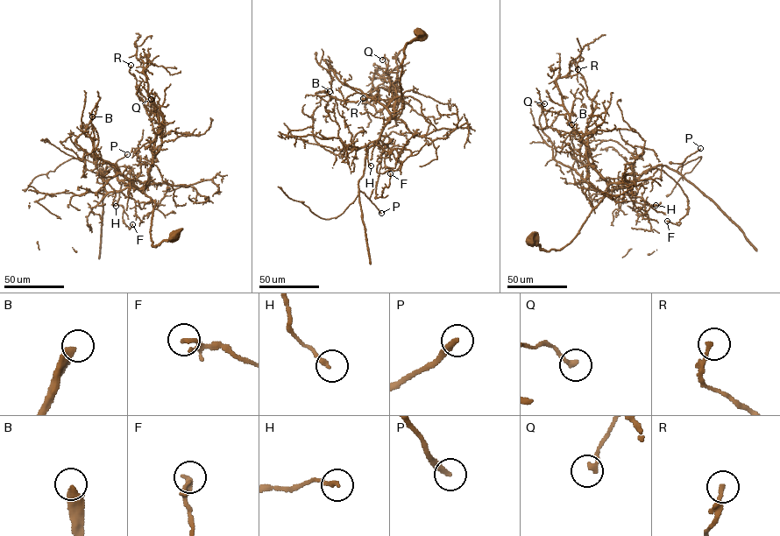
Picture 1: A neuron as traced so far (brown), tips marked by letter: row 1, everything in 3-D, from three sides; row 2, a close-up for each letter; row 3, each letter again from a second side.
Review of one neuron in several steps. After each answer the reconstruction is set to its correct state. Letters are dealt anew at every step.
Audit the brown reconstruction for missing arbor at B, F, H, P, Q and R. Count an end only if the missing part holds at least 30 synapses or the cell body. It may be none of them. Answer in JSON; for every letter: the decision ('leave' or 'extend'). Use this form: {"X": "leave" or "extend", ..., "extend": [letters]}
{"B": "extend", "F": "leave", "H": "leave", "P": "extend", "Q": "leave", "R": "leave", "extend": ["B", "P"]}

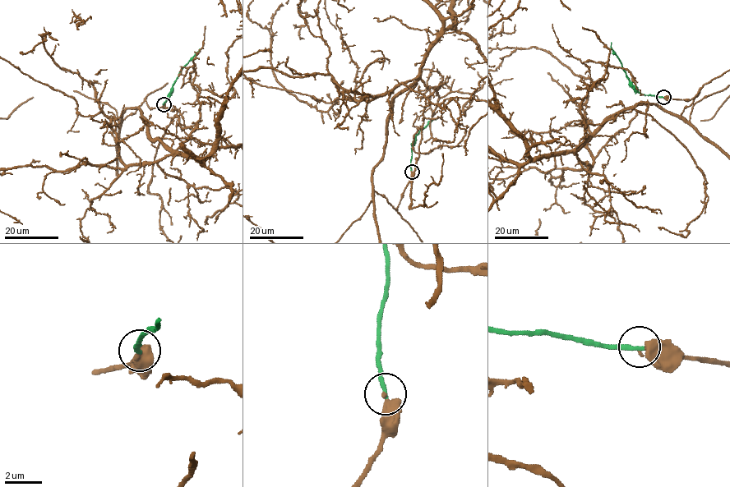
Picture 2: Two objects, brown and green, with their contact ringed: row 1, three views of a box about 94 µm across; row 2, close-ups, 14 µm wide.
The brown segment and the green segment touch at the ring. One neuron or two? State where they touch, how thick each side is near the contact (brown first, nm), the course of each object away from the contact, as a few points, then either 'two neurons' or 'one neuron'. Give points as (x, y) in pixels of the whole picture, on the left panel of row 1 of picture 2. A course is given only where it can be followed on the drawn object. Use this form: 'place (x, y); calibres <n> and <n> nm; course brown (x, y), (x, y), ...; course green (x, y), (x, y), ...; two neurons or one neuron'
place (164, 104); calibres 440 and 260 nm; course brown (164, 105), (144, 102), (121, 121), (137, 107), (153, 140), (230, 186); course green (164, 105), (179, 72), (200, 48); one neuron

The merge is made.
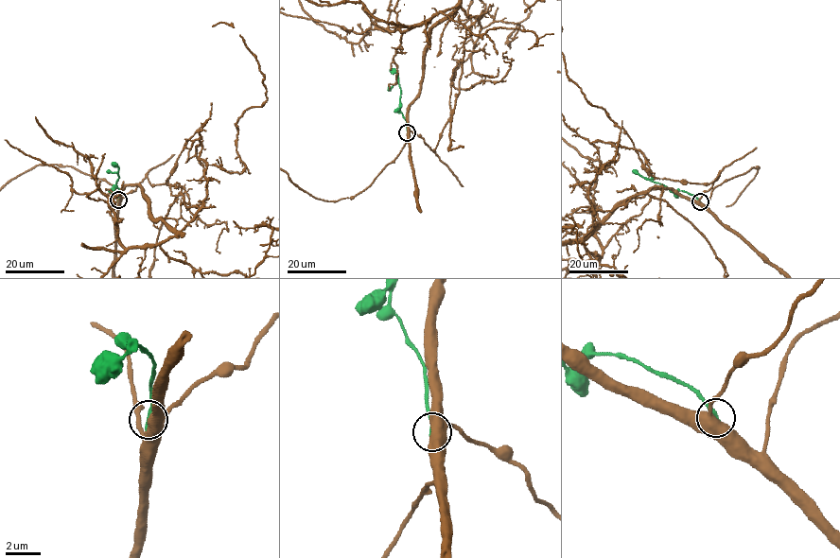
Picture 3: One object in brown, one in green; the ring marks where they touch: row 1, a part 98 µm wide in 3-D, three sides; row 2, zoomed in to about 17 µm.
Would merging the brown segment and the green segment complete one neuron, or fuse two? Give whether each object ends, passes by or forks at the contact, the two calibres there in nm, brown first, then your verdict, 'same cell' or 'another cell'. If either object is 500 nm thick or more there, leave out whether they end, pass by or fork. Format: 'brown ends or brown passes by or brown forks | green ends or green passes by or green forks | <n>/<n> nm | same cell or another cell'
550/320 nm | same cell

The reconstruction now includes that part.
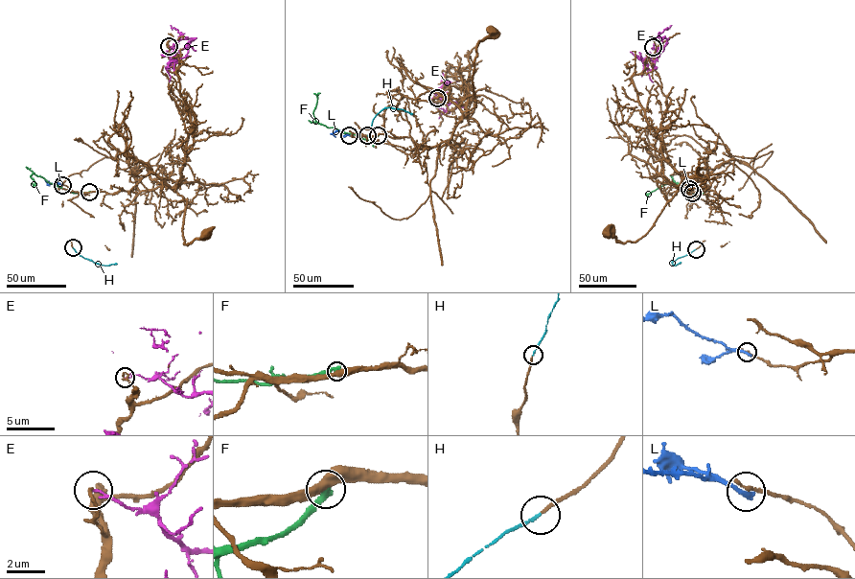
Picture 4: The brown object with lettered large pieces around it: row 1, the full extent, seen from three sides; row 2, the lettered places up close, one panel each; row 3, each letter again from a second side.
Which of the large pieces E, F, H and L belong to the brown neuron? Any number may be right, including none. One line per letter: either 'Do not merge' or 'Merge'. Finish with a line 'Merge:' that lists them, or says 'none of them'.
E: Do not merge
F: Do not merge
H: Merge
L: Do not merge
Merge: H

